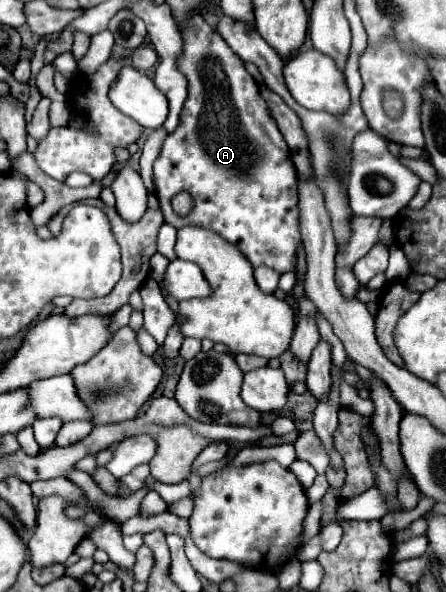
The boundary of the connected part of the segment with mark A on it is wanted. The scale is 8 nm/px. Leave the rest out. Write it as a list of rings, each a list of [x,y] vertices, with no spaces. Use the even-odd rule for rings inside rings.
[[[194,16],[188,30],[184,28],[182,30],[182,38],[184,38],[184,54],[180,56],[178,60],[178,68],[182,70],[182,74],[188,78],[188,100],[184,104],[184,110],[180,114],[180,124],[178,128],[166,136],[164,140],[164,146],[162,146],[162,154],[160,158],[154,162],[154,182],[156,182],[156,196],[160,200],[160,208],[162,208],[162,214],[164,214],[164,220],[176,228],[182,228],[182,226],[190,226],[190,224],[196,224],[196,226],[204,226],[216,234],[220,234],[224,240],[228,240],[230,244],[234,244],[246,258],[248,262],[256,268],[256,266],[268,266],[272,270],[276,270],[278,274],[284,274],[284,272],[294,272],[296,270],[296,250],[300,246],[300,220],[298,220],[298,174],[296,174],[296,166],[288,154],[288,146],[280,134],[280,130],[276,128],[276,122],[274,118],[270,116],[270,110],[268,110],[268,104],[264,102],[262,94],[260,94],[260,88],[256,84],[256,80],[248,74],[248,70],[244,68],[244,62],[240,56],[236,56],[232,52],[232,48],[222,40],[222,36],[218,36],[210,24],[202,18],[202,16]],[[178,192],[188,192],[194,200],[194,206],[192,206],[192,212],[188,214],[188,218],[180,218],[172,206],[170,206],[170,200],[172,196],[176,196]]]

